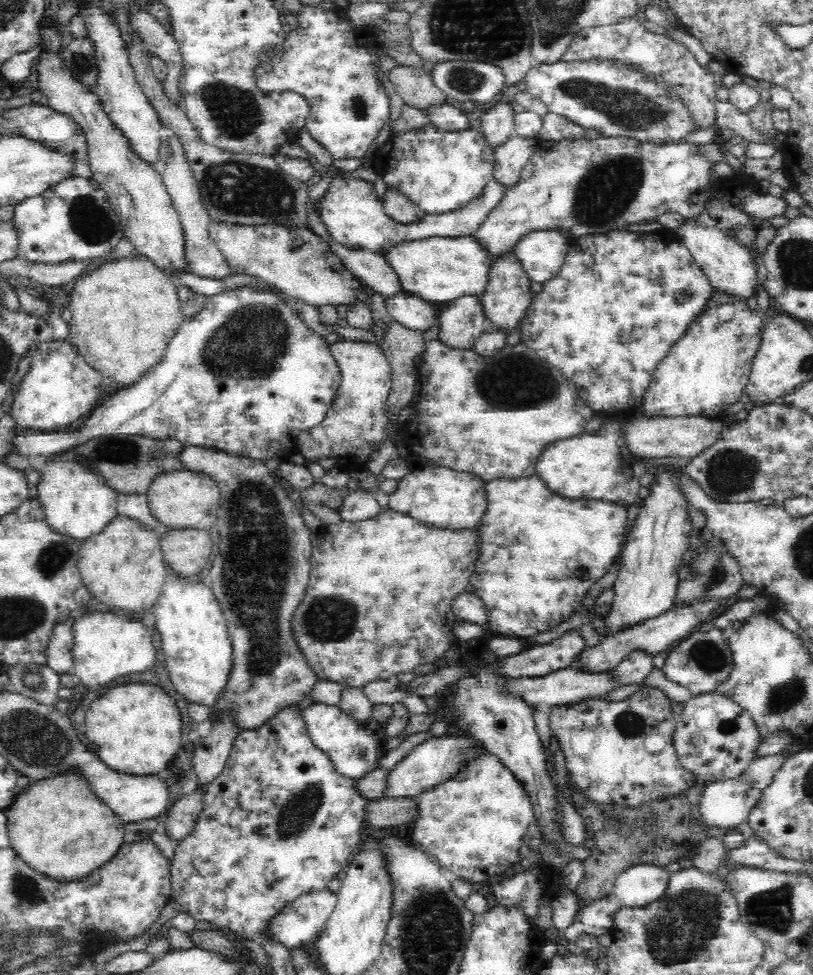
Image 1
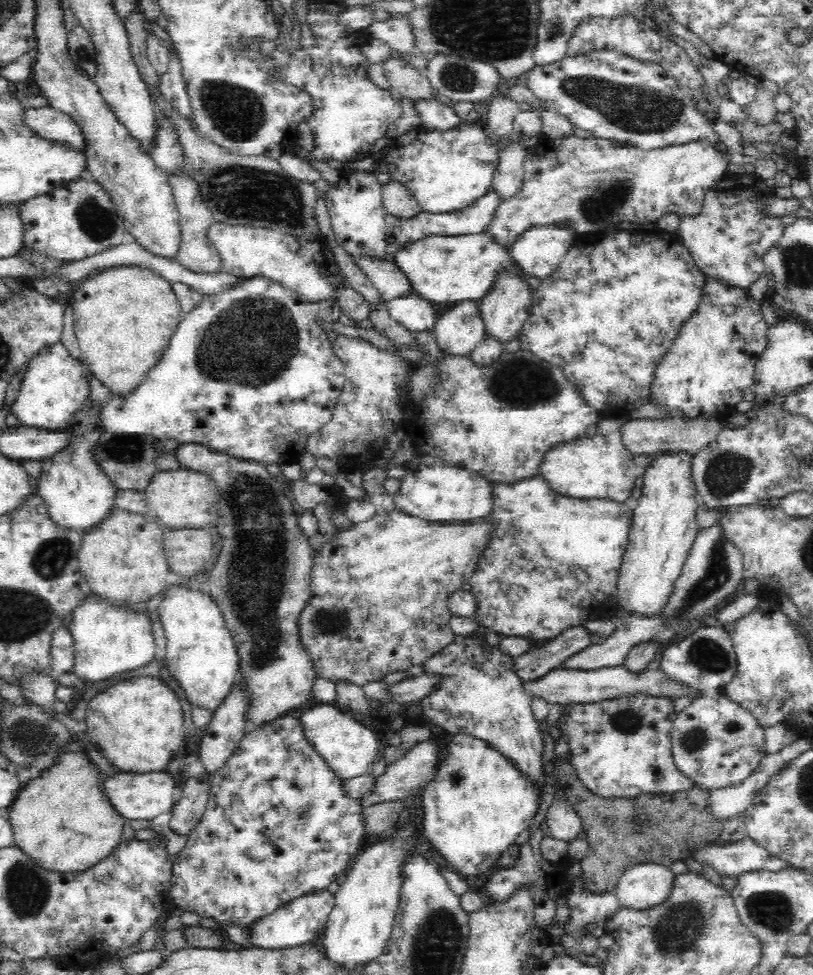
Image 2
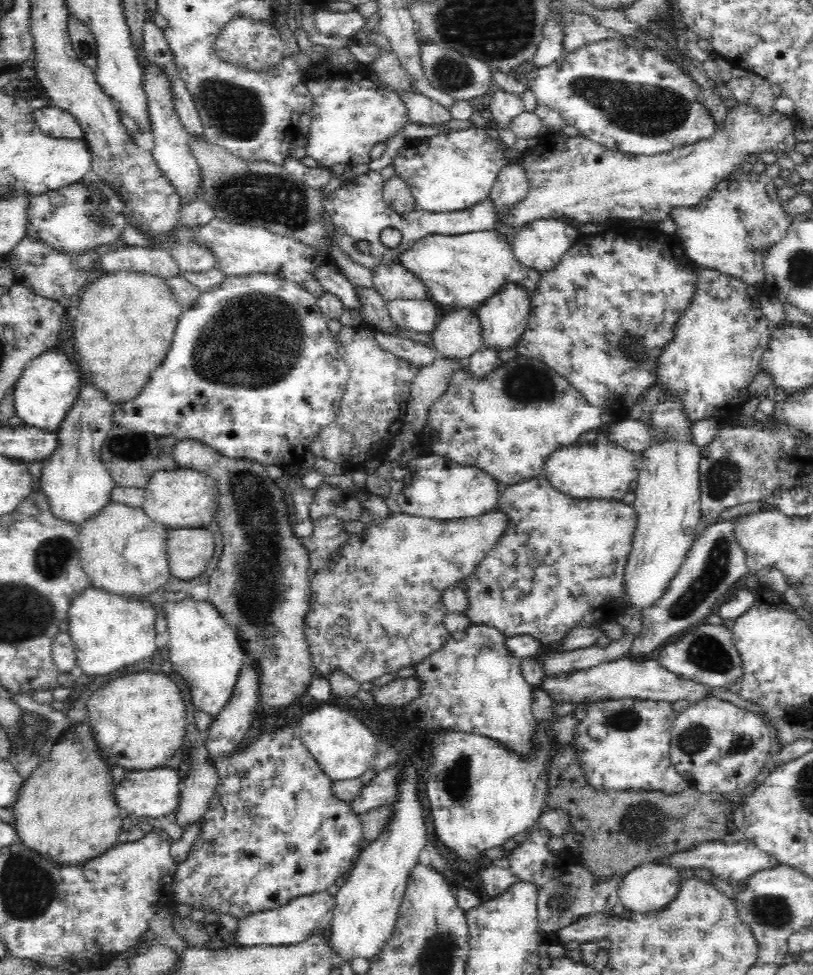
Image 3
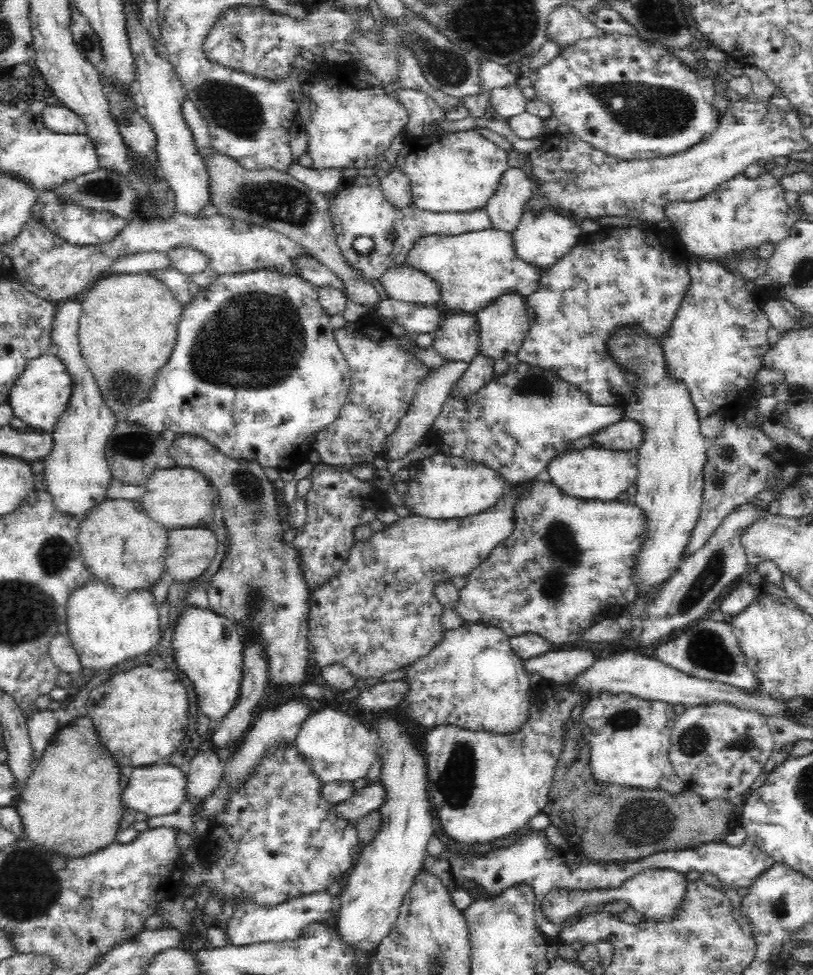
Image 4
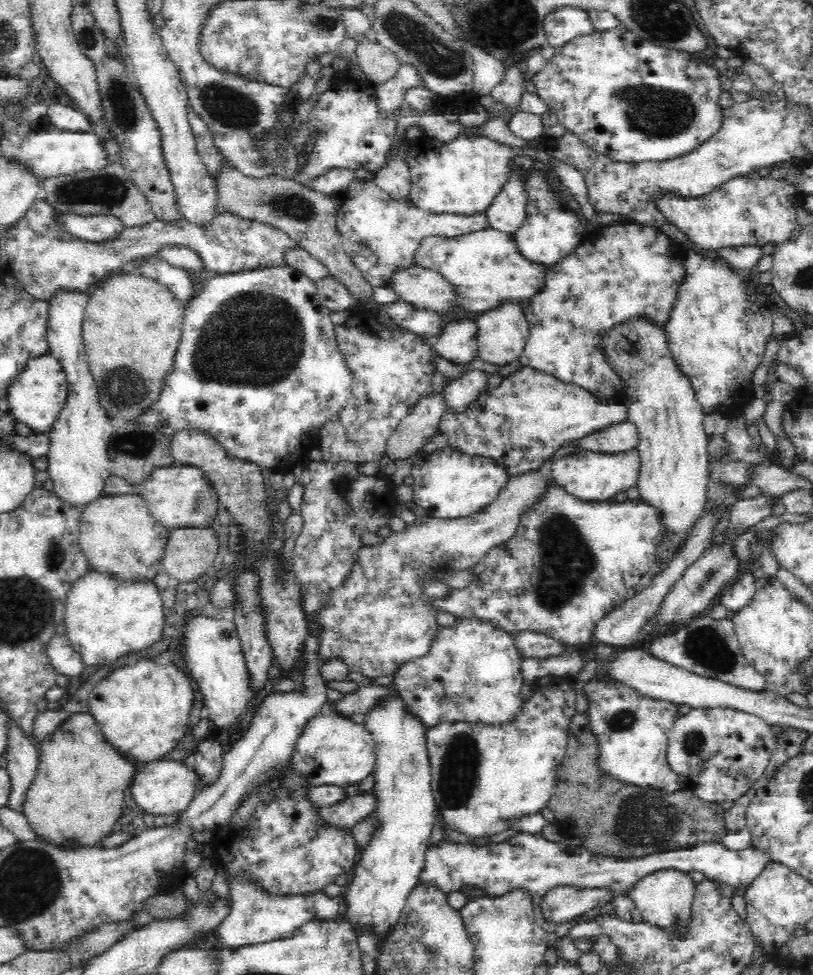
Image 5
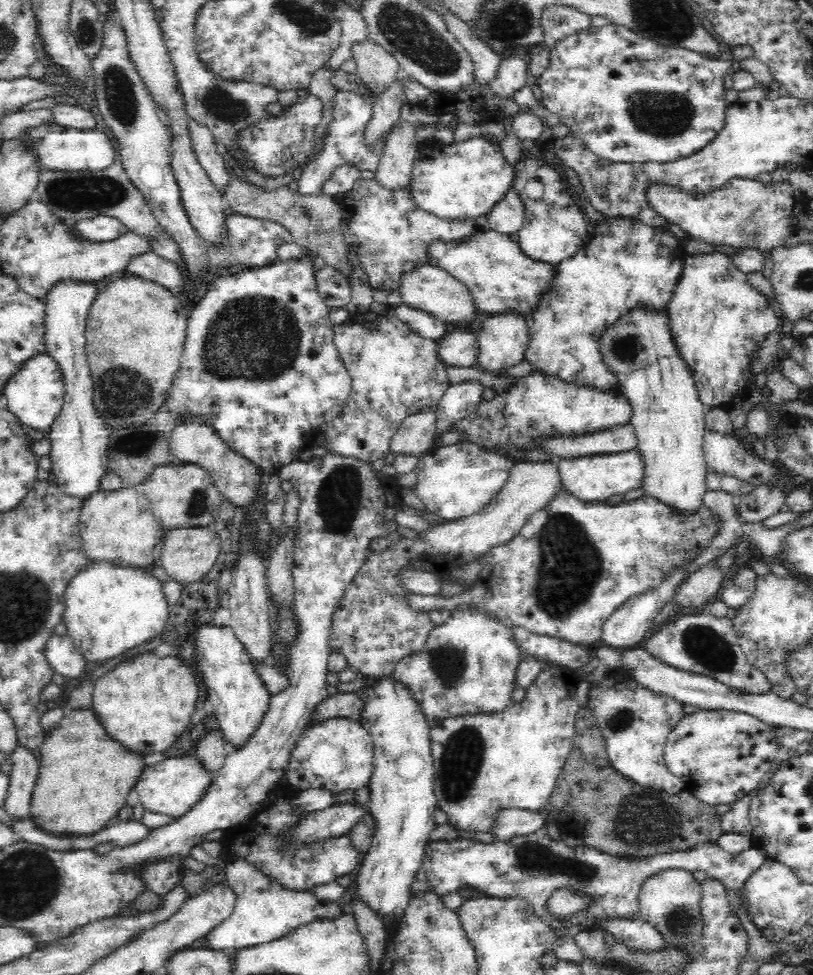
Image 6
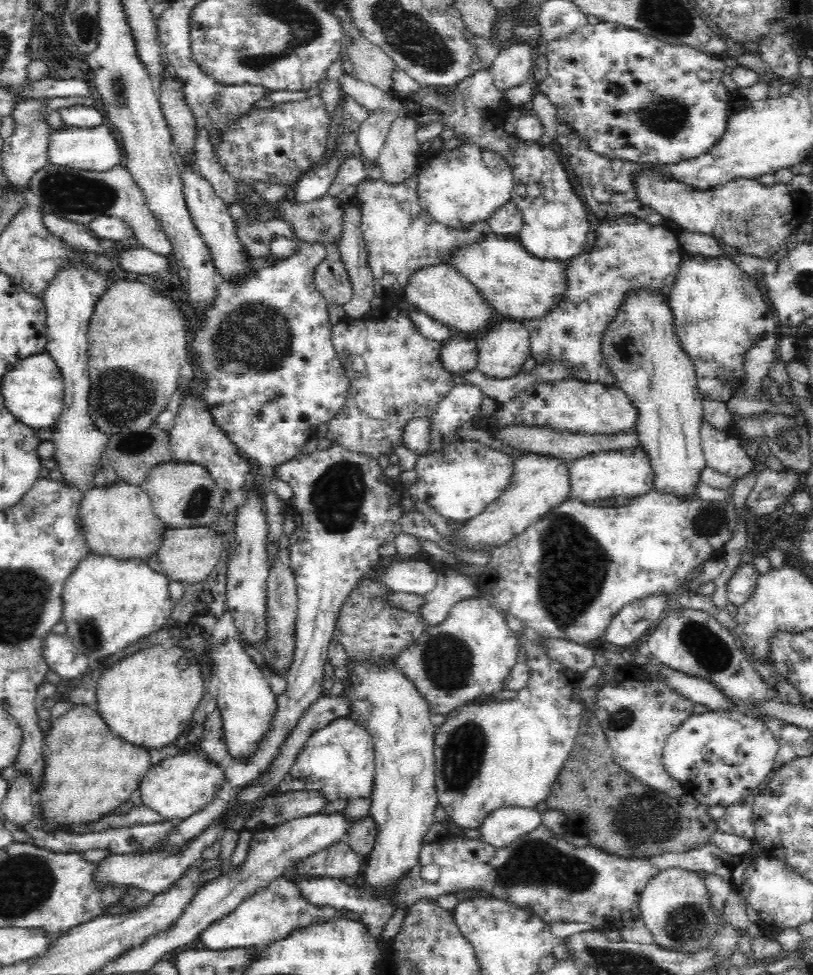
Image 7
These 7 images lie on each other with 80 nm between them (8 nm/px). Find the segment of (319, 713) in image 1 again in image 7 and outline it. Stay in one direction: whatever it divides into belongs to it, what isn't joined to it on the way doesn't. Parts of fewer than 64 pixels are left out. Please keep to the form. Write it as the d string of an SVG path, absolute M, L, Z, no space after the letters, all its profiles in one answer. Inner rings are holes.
M334 719L308 737L304 748L296 754L296 762L289 766L286 778L276 786L275 794L291 791L322 792L328 802L372 796L374 784L374 744L372 737L354 719Z

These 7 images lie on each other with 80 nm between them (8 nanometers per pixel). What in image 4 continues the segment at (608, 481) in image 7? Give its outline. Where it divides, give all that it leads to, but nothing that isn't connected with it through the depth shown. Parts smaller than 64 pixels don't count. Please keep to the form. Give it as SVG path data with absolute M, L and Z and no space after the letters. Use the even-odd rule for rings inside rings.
M591 444L581 450L572 449L557 454L548 461L545 471L550 474L550 482L568 496L582 500L614 500L635 483L638 459L637 450L616 450Z

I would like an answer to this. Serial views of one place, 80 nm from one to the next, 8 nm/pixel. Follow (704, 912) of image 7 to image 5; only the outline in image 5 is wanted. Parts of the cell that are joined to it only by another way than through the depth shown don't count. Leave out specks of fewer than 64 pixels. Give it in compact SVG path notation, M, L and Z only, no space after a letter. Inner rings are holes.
M673 869L660 870L645 874L632 883L624 893L627 893L629 900L636 905L646 924L656 924L668 931L680 931L686 929L694 885L690 874Z

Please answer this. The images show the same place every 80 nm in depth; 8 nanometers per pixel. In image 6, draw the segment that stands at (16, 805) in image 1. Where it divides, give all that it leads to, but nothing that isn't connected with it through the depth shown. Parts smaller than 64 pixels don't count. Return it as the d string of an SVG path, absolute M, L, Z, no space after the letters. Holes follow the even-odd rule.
M90 709L71 710L56 728L45 734L40 748L38 778L29 800L29 818L38 830L52 836L91 837L113 823L120 810L128 805L126 799L145 767L144 758L126 752L108 737Z

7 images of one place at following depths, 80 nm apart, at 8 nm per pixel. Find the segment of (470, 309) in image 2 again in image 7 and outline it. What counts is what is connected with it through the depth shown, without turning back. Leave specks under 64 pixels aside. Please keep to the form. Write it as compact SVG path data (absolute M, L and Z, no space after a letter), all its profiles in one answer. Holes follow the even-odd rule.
M452 336L440 349L440 360L445 370L452 374L464 374L477 368L479 345L474 337Z

